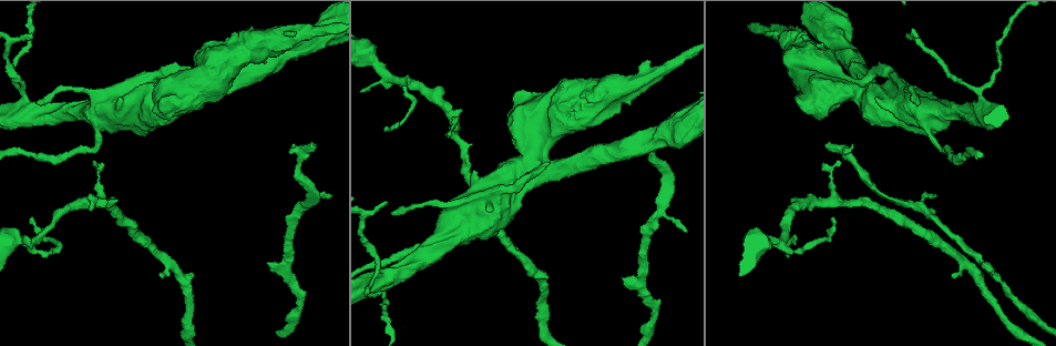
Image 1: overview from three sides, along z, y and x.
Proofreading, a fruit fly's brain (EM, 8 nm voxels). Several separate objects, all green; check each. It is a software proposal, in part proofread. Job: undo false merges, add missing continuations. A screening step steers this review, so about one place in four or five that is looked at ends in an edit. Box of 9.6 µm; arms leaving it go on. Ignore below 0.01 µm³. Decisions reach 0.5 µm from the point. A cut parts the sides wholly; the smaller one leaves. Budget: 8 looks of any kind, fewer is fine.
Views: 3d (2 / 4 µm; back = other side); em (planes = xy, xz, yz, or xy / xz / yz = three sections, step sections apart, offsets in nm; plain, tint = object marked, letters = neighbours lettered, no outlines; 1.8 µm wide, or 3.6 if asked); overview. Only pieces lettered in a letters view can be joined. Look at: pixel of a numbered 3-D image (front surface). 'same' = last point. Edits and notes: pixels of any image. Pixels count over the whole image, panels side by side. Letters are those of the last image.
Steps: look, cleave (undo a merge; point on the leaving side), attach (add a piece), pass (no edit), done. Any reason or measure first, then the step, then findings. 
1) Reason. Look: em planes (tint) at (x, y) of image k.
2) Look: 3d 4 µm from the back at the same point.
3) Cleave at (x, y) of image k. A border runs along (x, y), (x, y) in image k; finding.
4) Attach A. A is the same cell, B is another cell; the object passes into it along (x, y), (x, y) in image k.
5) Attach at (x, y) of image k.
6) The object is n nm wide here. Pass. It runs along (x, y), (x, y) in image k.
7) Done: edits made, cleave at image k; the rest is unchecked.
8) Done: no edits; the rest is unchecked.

Free end. Look: em 3.6 µm planes (letters) at (622, 279) of image 1.

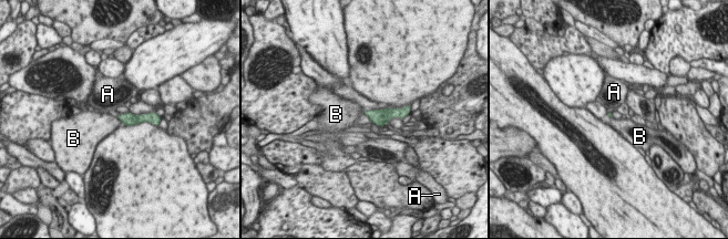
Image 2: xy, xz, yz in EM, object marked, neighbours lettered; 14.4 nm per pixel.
Pass. A and B are other cells; a border runs along (116, 117), (121, 121) in image 2; none of them fits.

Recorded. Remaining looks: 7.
Free end. Look: 3d 4 µm at (951, 275) of image 1.

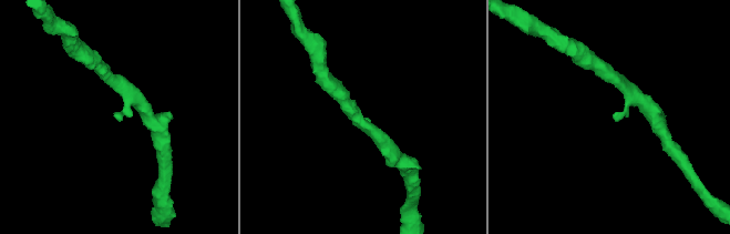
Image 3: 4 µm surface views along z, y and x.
Look: em 3.6 µm planes (letters) at (366, 119) of image 3.

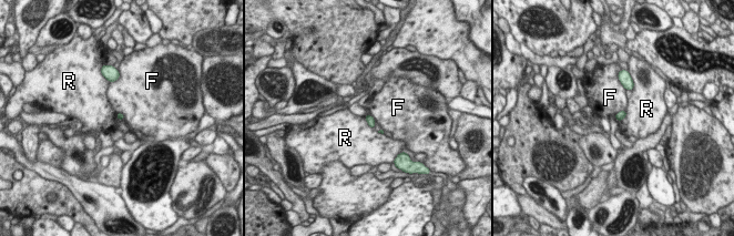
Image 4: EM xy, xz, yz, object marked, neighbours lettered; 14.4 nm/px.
Pass. F and R are other cells; a border runs along (624, 110), (621, 110), (614, 116) in image 4; none of them fits.

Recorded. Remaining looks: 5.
Side arm on a straight run. Look: 3d 2 µm from the back at (778, 242) of image 1.

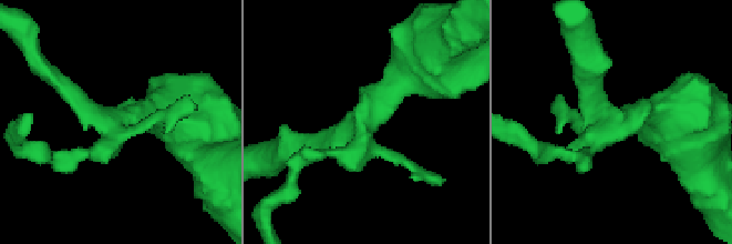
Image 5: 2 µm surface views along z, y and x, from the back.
Shape alone is not enough. Look: em planes (tint) at (608, 122) of image 5.

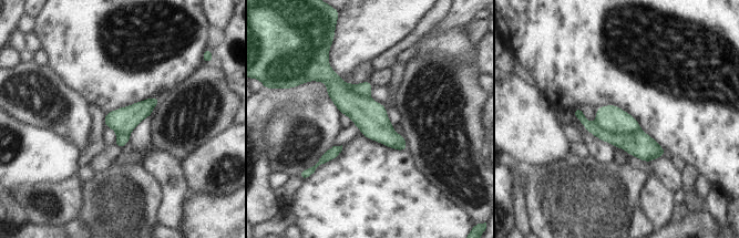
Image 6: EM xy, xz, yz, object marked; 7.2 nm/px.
What lies round it. Look: em planes (letters) at the same point.

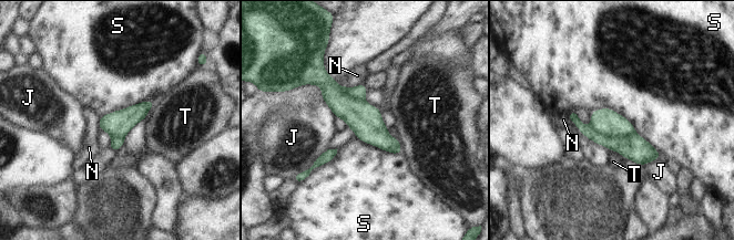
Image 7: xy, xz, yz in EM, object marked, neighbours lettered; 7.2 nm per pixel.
The object is 190 nm wide here; the longest contact is with S, 600 nm. Cleave at (634, 147) of image 7. J, N, S and T are other cells; two cells meet here.

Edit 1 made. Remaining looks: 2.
Done: edits made, cleave at image 7; the rest is unchecked.

